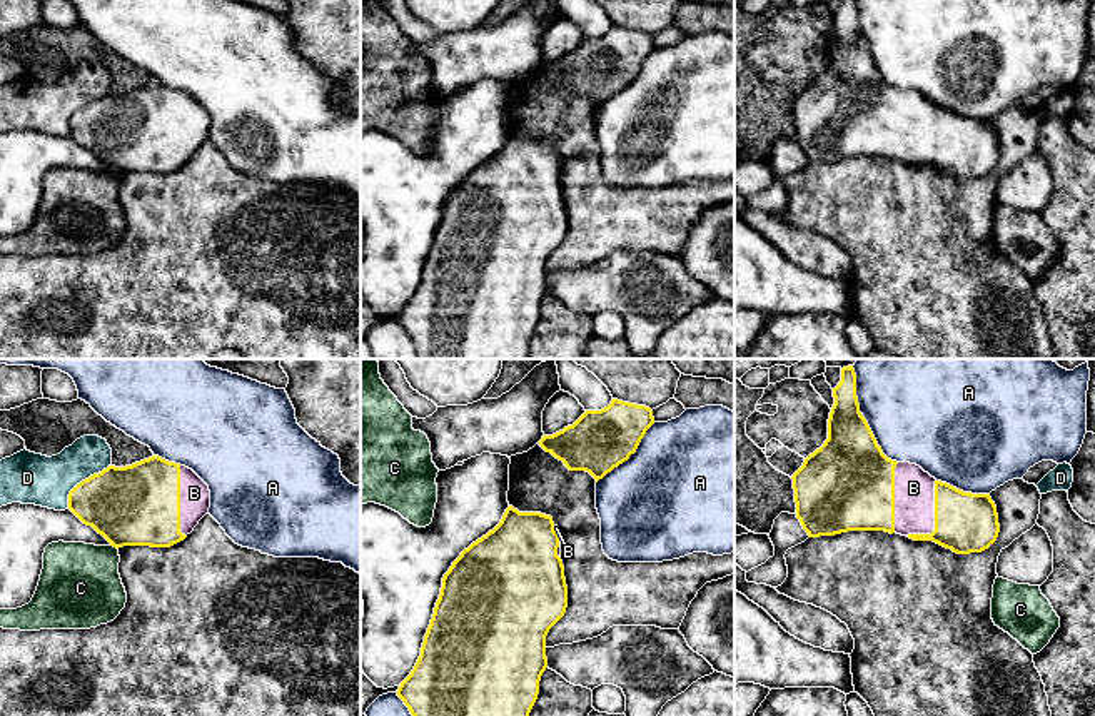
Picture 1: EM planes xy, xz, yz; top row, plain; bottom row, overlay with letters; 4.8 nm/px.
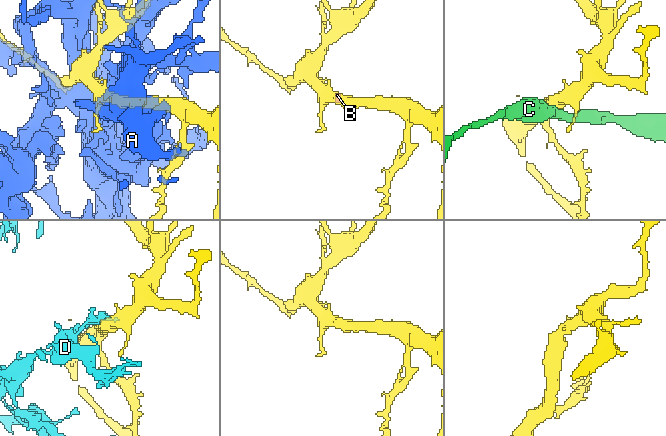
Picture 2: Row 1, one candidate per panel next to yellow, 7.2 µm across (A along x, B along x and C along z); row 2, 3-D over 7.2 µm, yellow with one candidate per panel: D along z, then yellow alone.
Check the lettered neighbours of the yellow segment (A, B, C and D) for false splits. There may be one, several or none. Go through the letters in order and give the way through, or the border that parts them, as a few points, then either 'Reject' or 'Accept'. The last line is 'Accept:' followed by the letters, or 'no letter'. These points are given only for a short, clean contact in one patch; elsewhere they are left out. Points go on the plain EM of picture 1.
A: Reject
B: Accept
C: Reject
D: Reject
Accept: B

